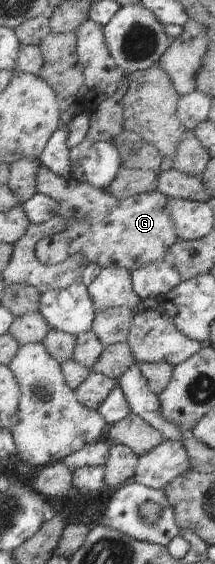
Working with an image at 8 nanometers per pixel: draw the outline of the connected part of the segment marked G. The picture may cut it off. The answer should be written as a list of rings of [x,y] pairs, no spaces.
[[[42,163],[37,169],[36,183],[38,194],[46,194],[60,204],[58,215],[67,223],[66,230],[47,236],[36,244],[35,254],[40,263],[54,265],[63,262],[70,256],[82,254],[90,262],[97,263],[102,269],[118,266],[119,268],[126,268],[128,271],[134,271],[147,263],[162,260],[166,250],[171,245],[175,245],[178,240],[174,222],[167,208],[167,197],[158,190],[119,200],[106,190],[95,188],[89,183],[78,181],[76,178],[66,179],[59,176]]]

